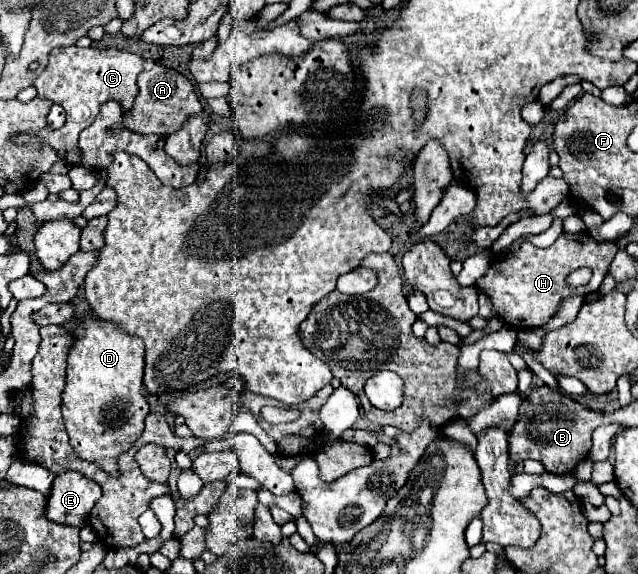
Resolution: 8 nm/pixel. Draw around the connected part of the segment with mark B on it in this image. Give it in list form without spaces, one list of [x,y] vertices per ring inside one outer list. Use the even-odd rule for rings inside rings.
[[[536,387],[528,397],[524,397],[520,419],[514,425],[514,433],[508,437],[510,461],[536,459],[548,473],[574,473],[576,465],[588,457],[592,447],[592,431],[600,425],[610,423],[610,417],[588,409],[584,403],[560,395],[550,387]]]

